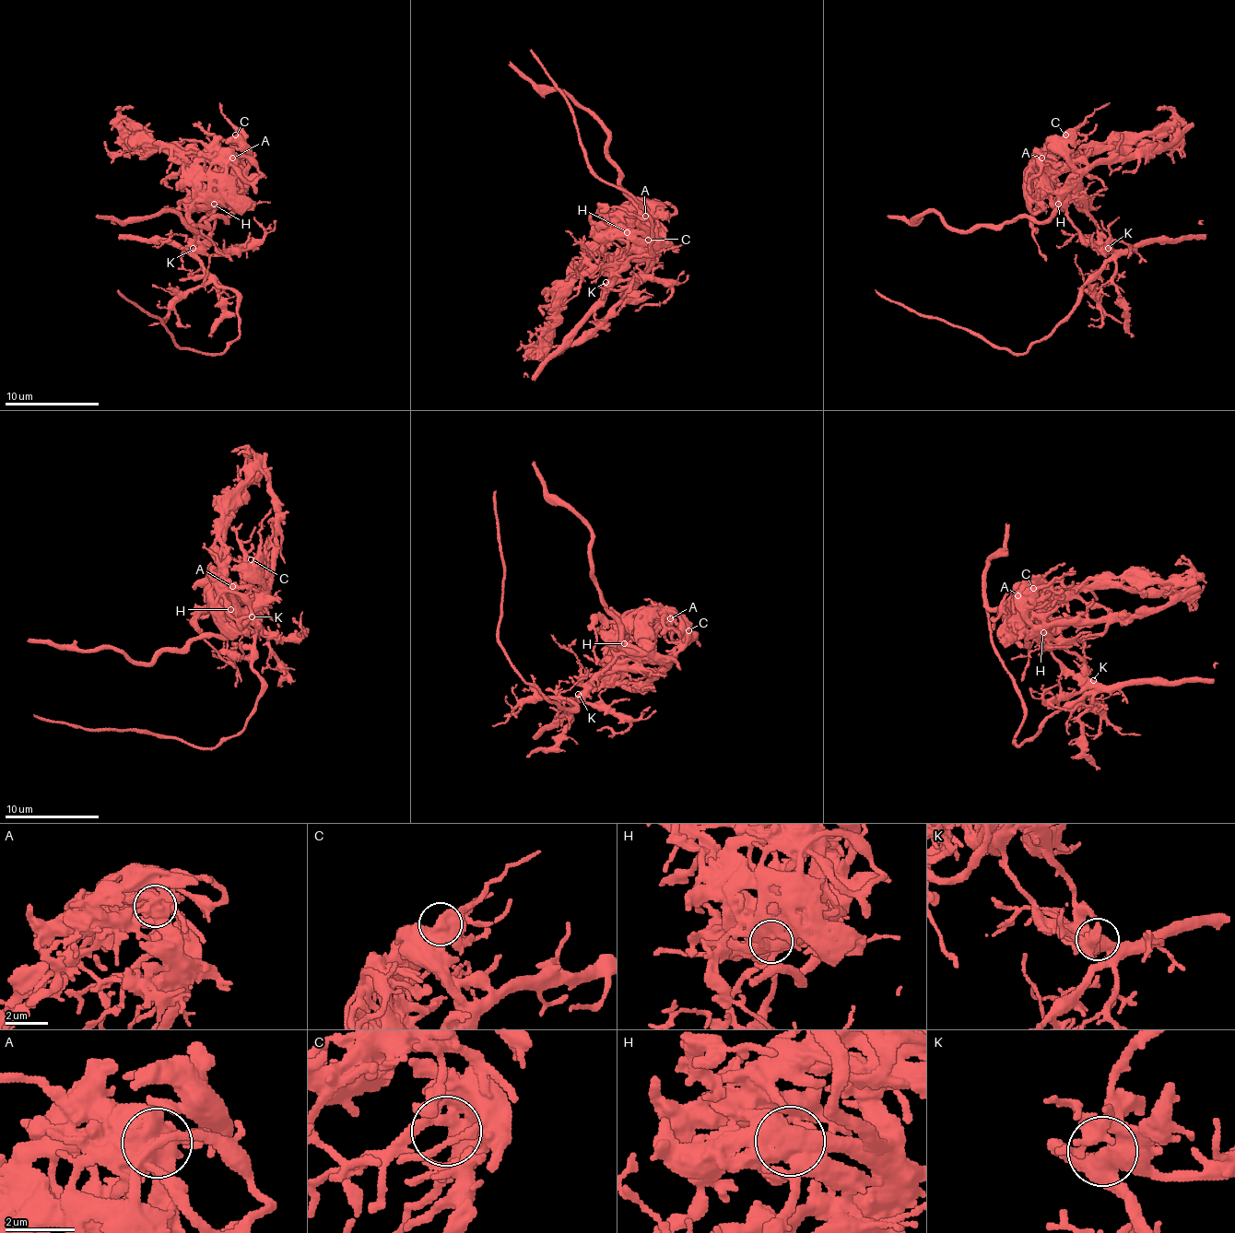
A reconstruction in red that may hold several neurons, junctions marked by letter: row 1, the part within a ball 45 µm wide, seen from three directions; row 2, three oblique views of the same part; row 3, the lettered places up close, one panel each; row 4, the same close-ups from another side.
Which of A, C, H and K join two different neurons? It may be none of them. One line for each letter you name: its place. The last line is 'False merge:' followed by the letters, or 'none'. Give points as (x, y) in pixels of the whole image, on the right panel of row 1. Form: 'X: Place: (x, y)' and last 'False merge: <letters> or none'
A: Place: (1041, 158)
H: Place: (1058, 204)
False merge: A, H

